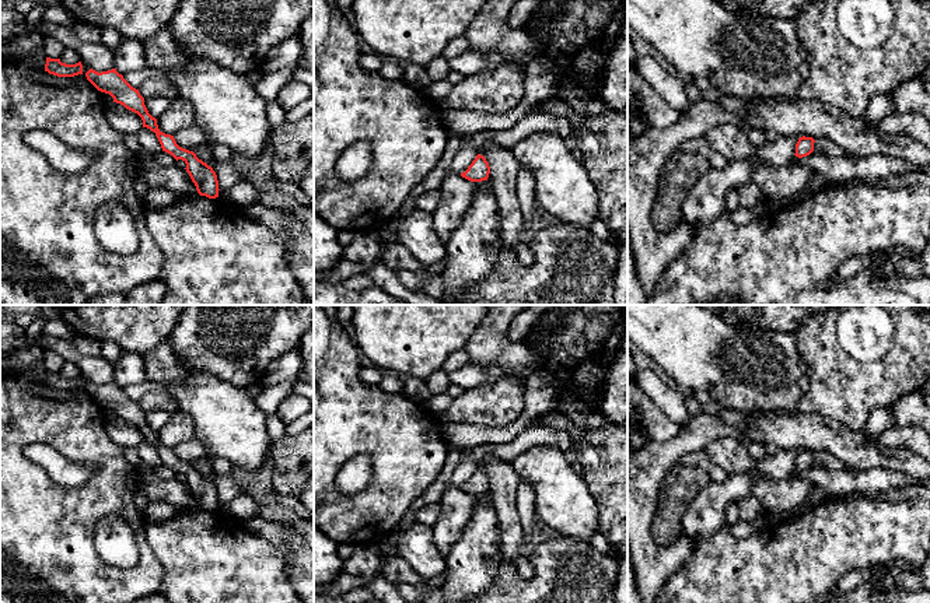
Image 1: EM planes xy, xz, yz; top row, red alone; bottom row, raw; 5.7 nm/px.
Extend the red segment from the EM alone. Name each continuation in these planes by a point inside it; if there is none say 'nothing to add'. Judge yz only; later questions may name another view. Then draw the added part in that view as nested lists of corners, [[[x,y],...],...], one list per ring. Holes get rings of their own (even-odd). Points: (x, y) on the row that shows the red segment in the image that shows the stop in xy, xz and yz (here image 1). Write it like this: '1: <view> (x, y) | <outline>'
nothing to add

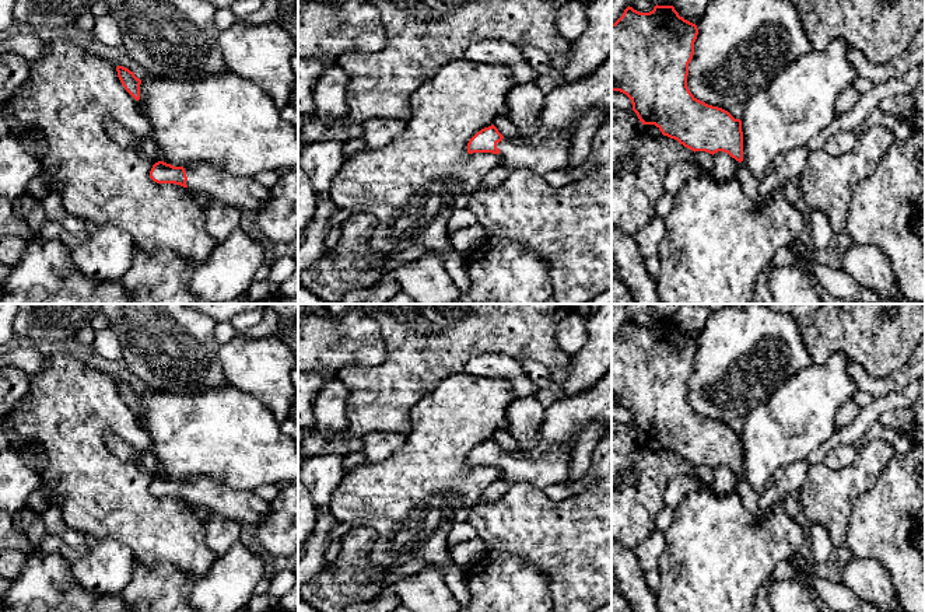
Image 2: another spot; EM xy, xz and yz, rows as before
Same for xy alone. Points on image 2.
1: xy (203, 179) | [[[189,164],[188,190],[196,197],[207,196],[221,204],[259,211],[270,202],[270,189],[250,176],[231,176],[216,164]]]

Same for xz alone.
1: xz (552, 154) | [[[553,134],[542,143],[516,143],[504,137],[497,143],[502,165],[511,171],[528,168],[536,174],[546,174],[565,168],[574,143],[574,134]]]

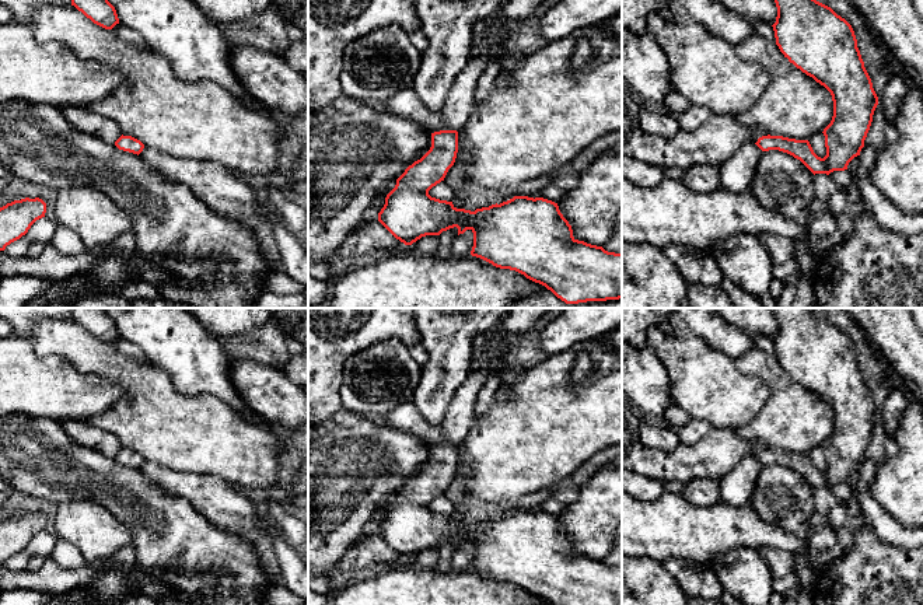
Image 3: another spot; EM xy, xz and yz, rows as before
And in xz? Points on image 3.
1: xz (455, 109) | [[[493,46],[479,53],[475,53],[466,67],[457,76],[451,87],[447,101],[441,109],[444,130],[459,130],[466,116],[476,90],[480,87],[479,80],[486,66],[490,62],[500,63],[504,50],[500,46]]]

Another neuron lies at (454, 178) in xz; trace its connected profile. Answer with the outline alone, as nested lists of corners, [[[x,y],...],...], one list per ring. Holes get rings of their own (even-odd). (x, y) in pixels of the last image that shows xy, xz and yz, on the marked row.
[[[462,129],[458,130],[458,153],[455,158],[455,165],[451,167],[444,178],[444,182],[448,183],[454,190],[458,190],[465,182],[465,168],[462,167],[461,160],[465,155],[472,153],[472,147],[465,141],[462,136]]]

